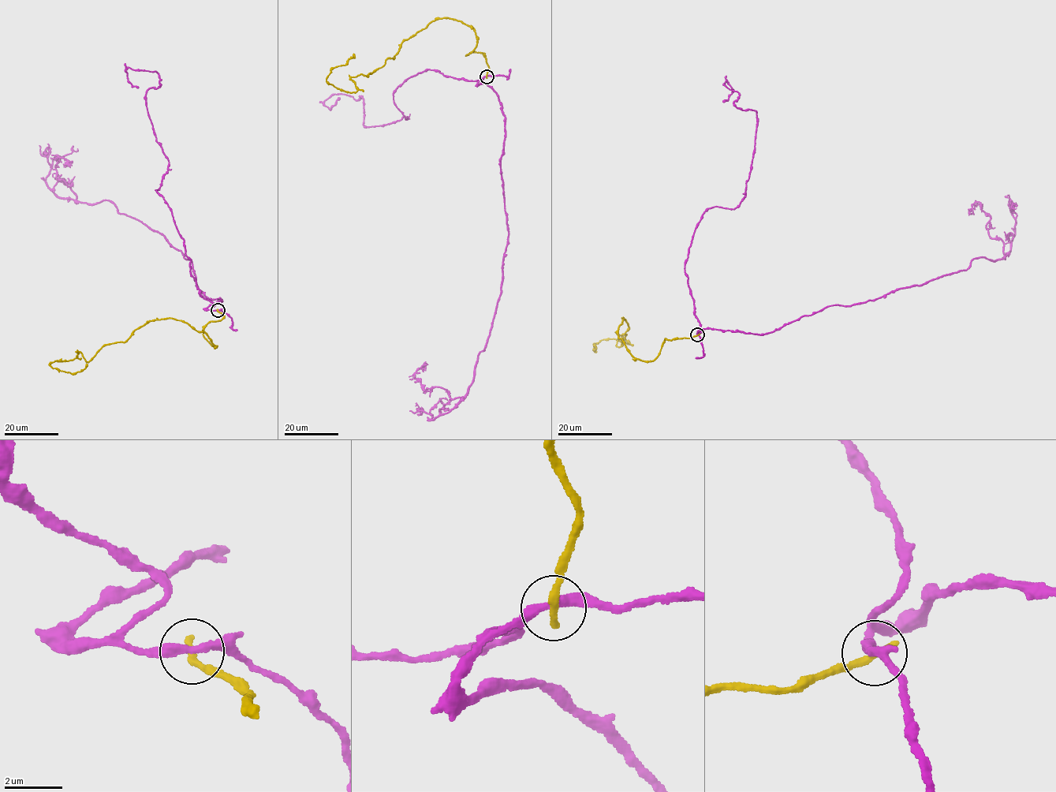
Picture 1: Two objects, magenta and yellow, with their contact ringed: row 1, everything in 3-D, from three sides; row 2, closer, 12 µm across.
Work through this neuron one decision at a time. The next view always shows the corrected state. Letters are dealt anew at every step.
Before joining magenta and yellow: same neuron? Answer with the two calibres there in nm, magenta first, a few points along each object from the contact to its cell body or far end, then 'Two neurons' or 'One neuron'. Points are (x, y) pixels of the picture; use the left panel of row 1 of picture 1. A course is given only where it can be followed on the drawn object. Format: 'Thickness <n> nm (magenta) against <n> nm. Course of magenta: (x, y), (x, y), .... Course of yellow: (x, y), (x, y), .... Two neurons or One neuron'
Thickness 280 nm (magenta) against 300 nm. Course of magenta: (218, 311), (206, 309), (222, 300), (196, 285), (192, 261), (112, 202), (79, 202), (57, 155), (65, 167). Course of yellow: (218, 311), (203, 331), (217, 347), (153, 319), (88, 362), (49, 364), (87, 364). Two neurons

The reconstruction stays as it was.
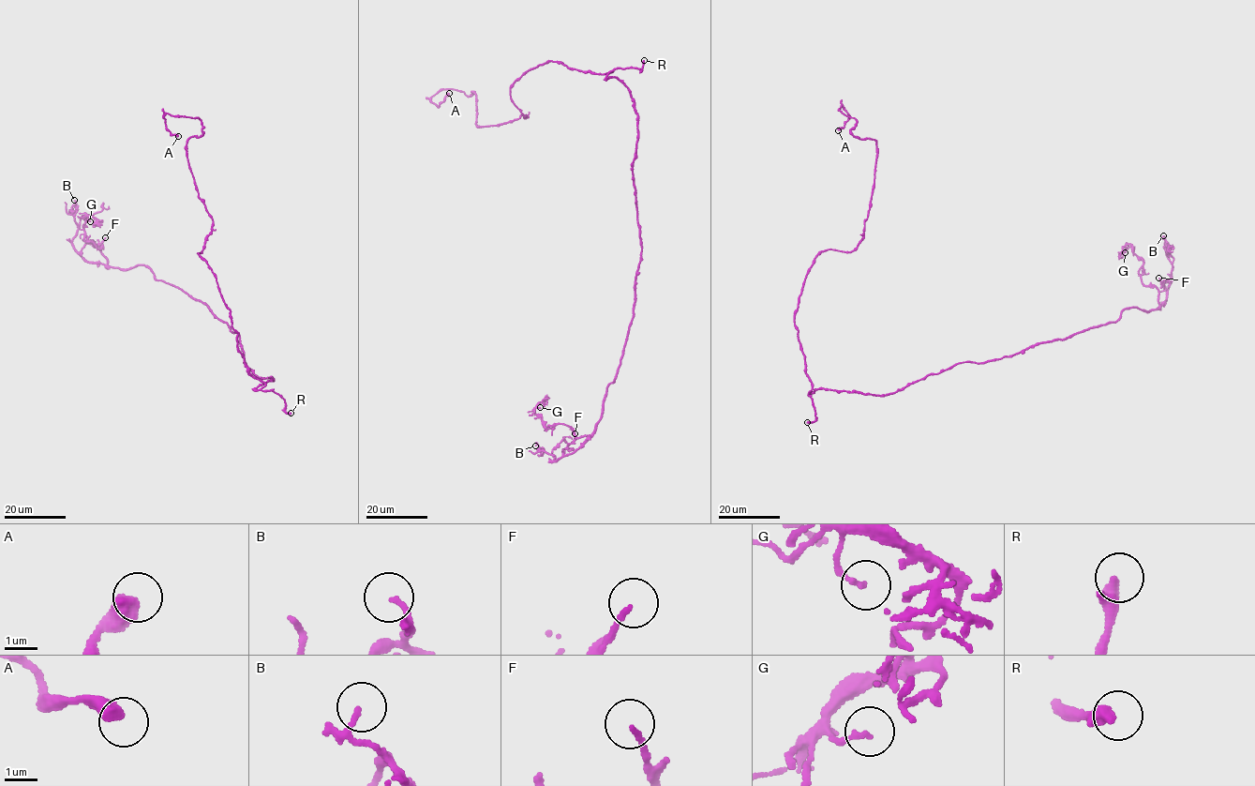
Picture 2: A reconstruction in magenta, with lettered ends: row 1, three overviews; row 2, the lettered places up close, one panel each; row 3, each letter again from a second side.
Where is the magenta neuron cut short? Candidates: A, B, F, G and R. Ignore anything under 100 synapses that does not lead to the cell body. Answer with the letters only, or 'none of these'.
R

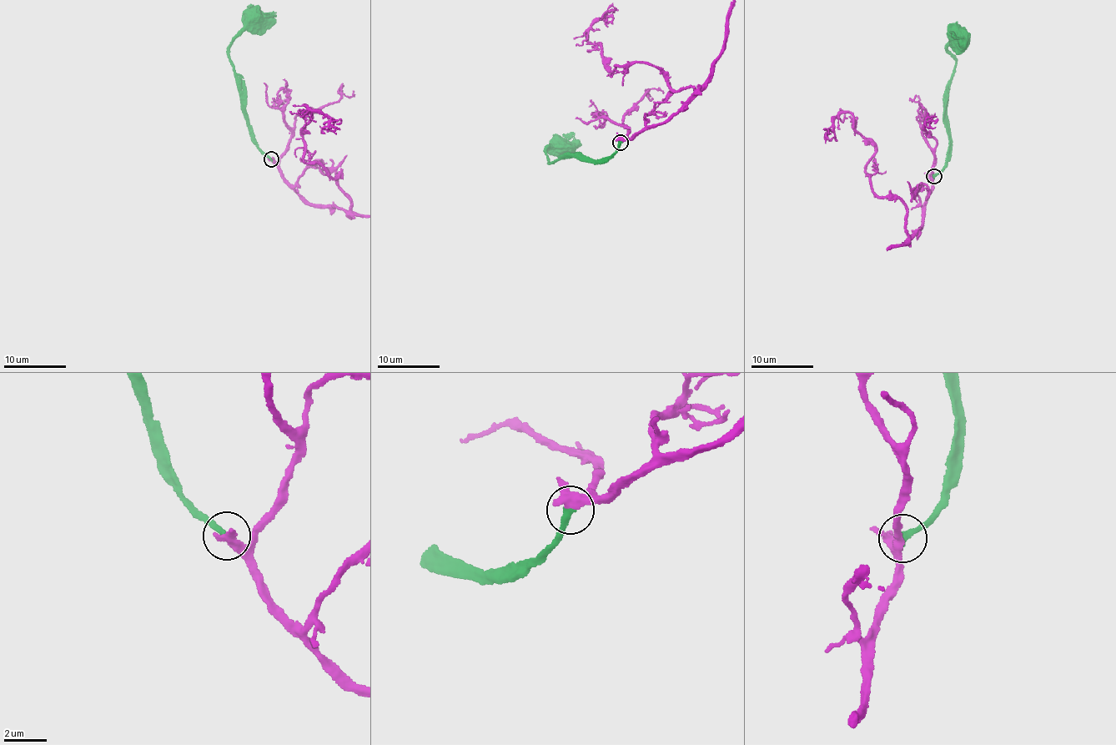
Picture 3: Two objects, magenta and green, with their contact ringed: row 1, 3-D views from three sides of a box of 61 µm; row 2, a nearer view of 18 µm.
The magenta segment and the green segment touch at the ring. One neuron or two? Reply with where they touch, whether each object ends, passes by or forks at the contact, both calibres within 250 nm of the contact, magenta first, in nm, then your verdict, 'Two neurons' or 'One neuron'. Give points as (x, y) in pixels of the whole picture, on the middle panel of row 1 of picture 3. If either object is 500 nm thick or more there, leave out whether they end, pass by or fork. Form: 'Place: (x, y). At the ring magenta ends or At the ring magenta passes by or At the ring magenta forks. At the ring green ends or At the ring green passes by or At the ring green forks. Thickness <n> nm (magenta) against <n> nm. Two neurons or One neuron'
Place: (620, 142). At the ring magenta passes by. At the ring green ends. Thickness 360 nm (magenta) against 280 nm. One neuron

